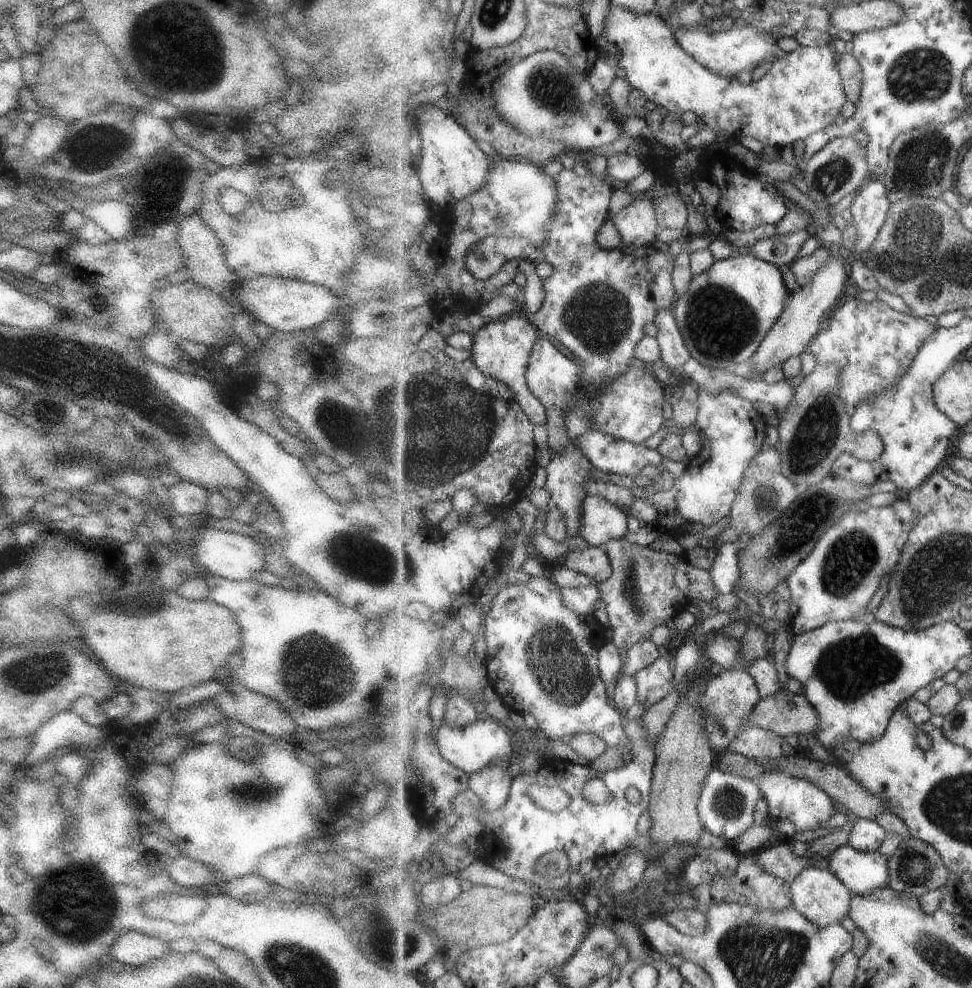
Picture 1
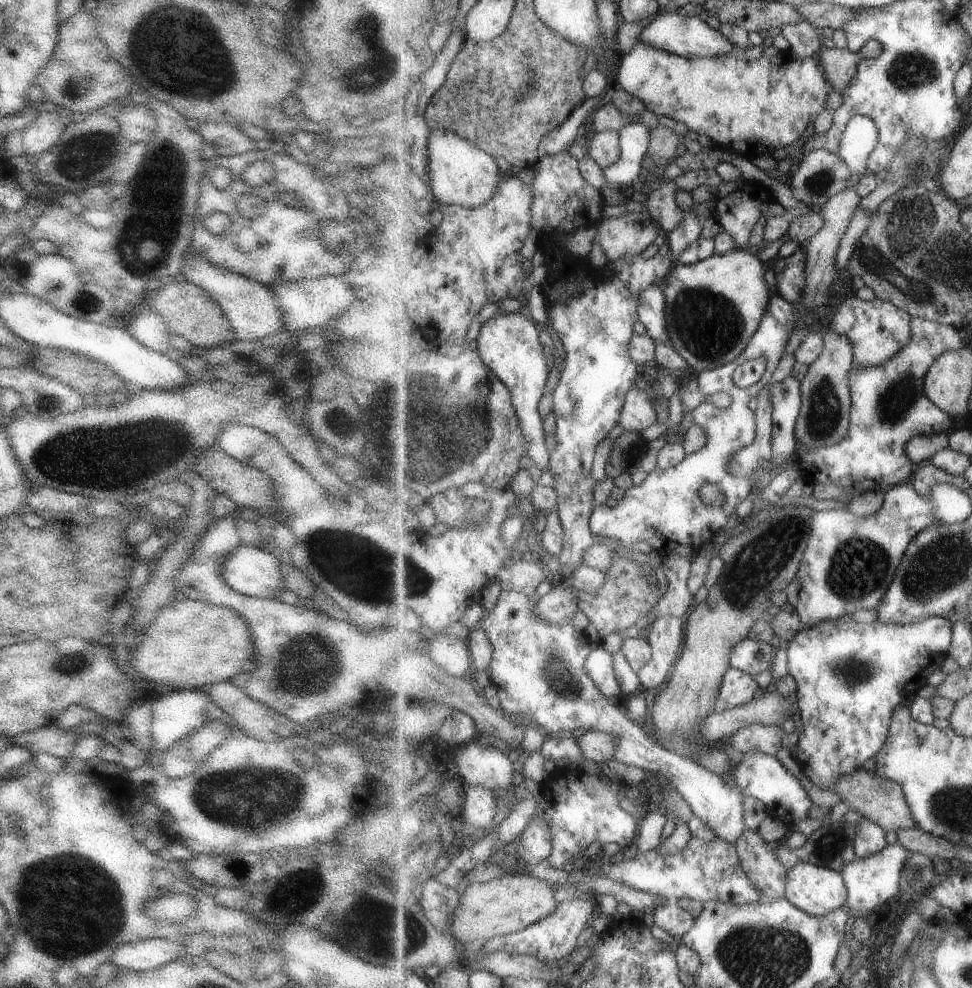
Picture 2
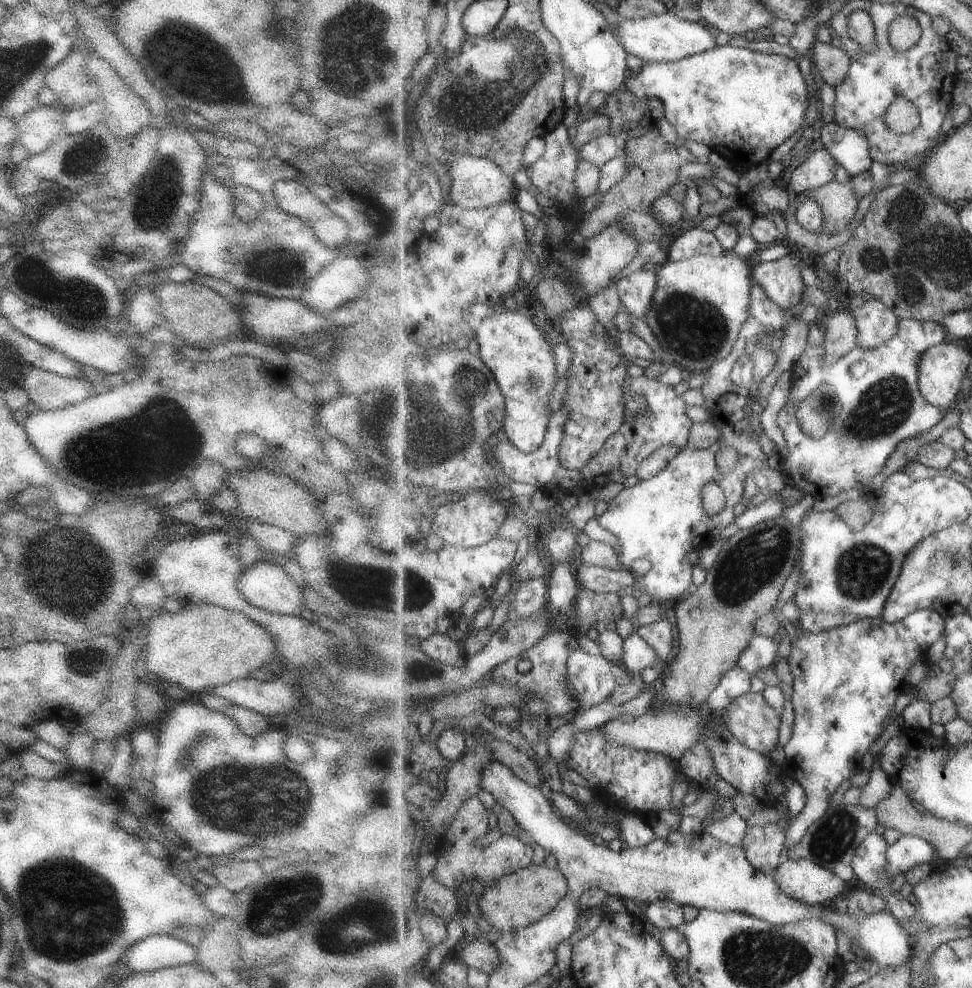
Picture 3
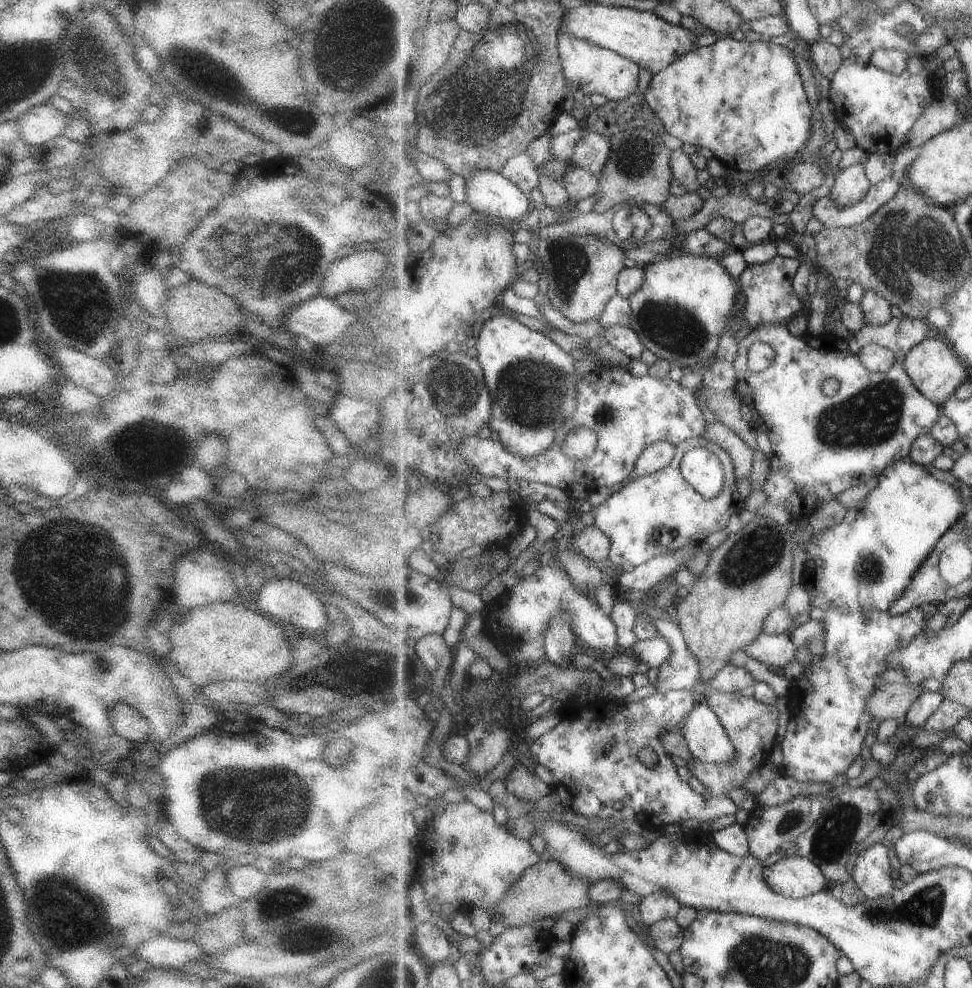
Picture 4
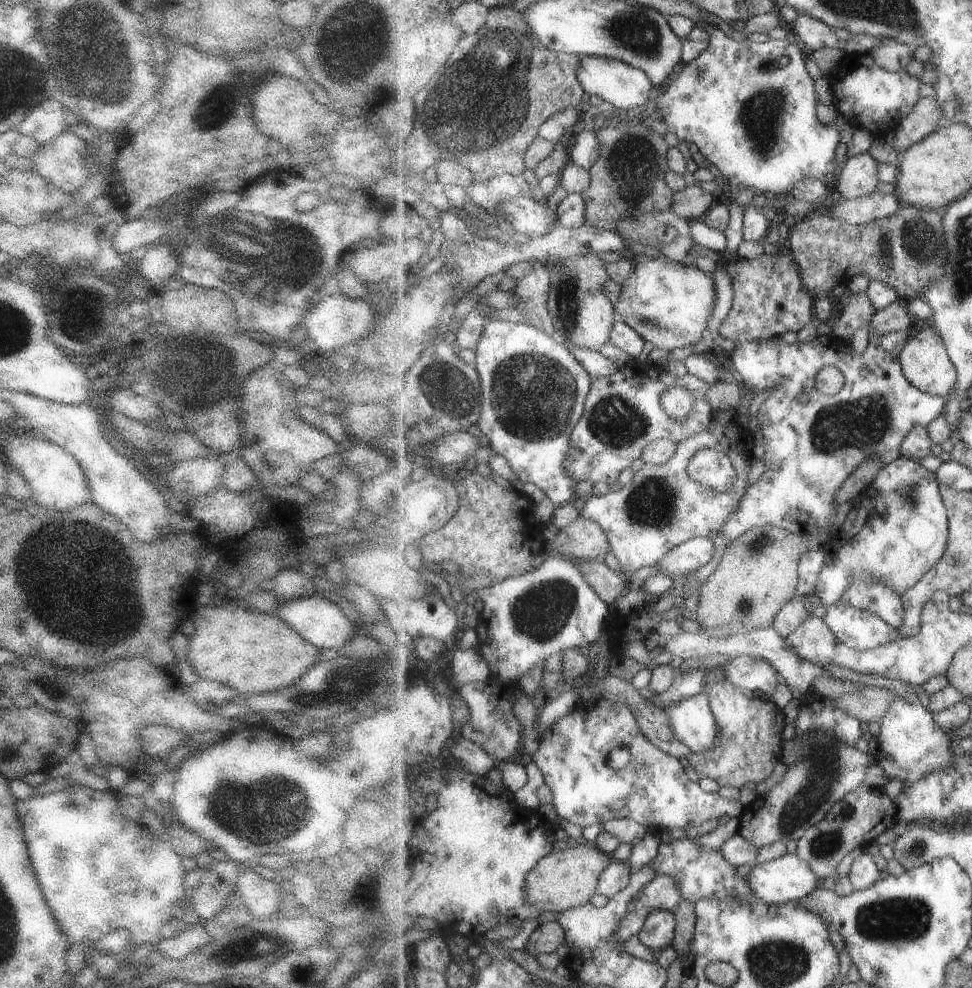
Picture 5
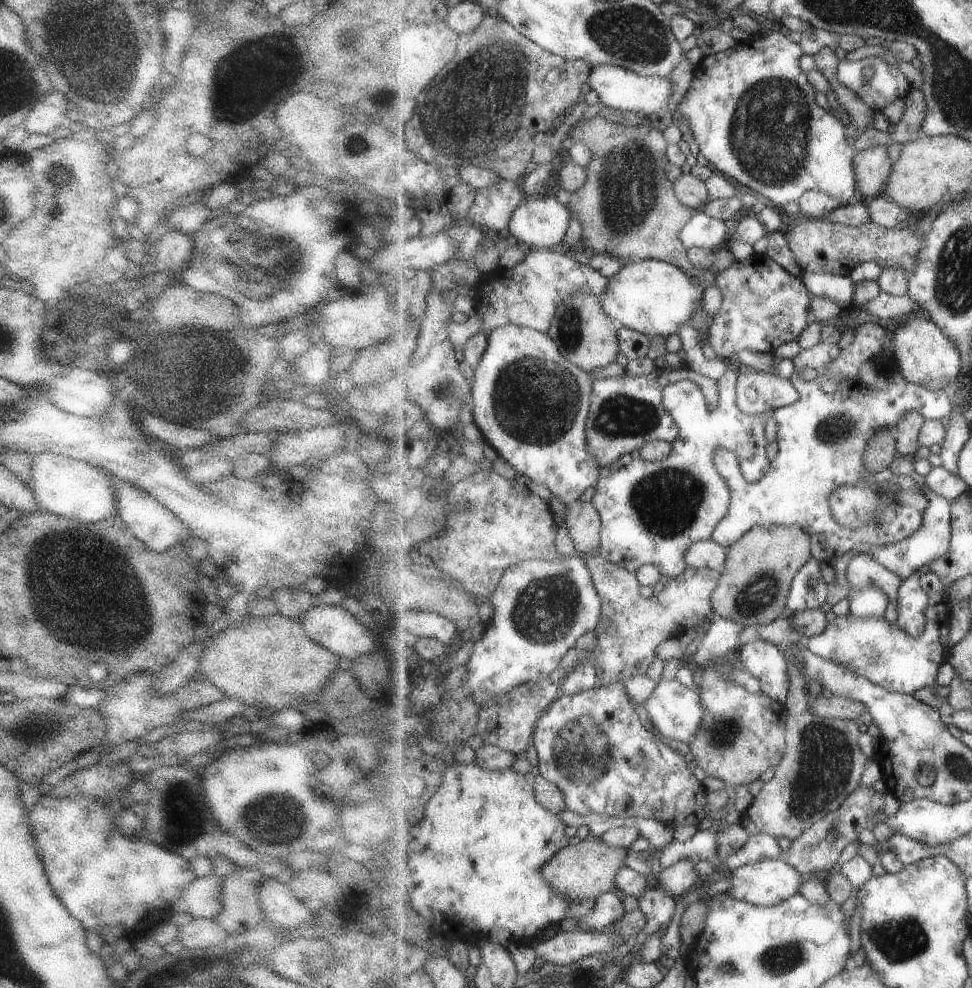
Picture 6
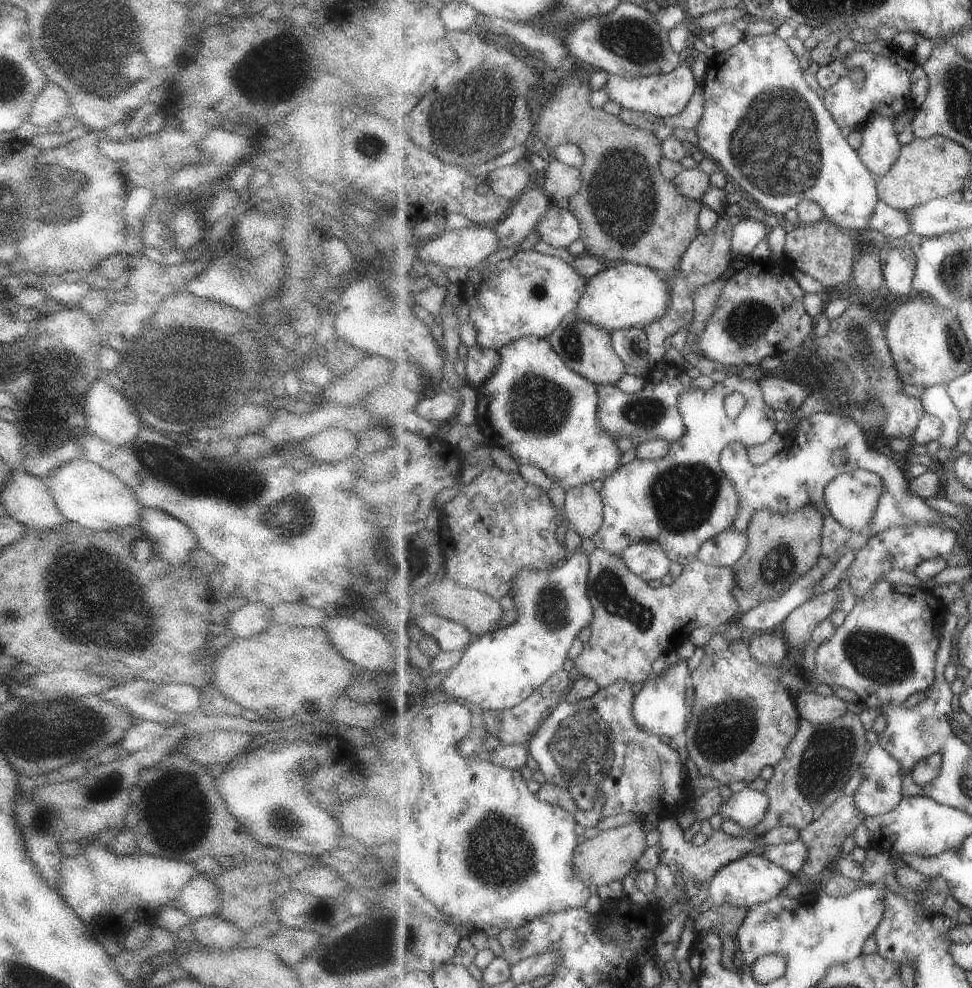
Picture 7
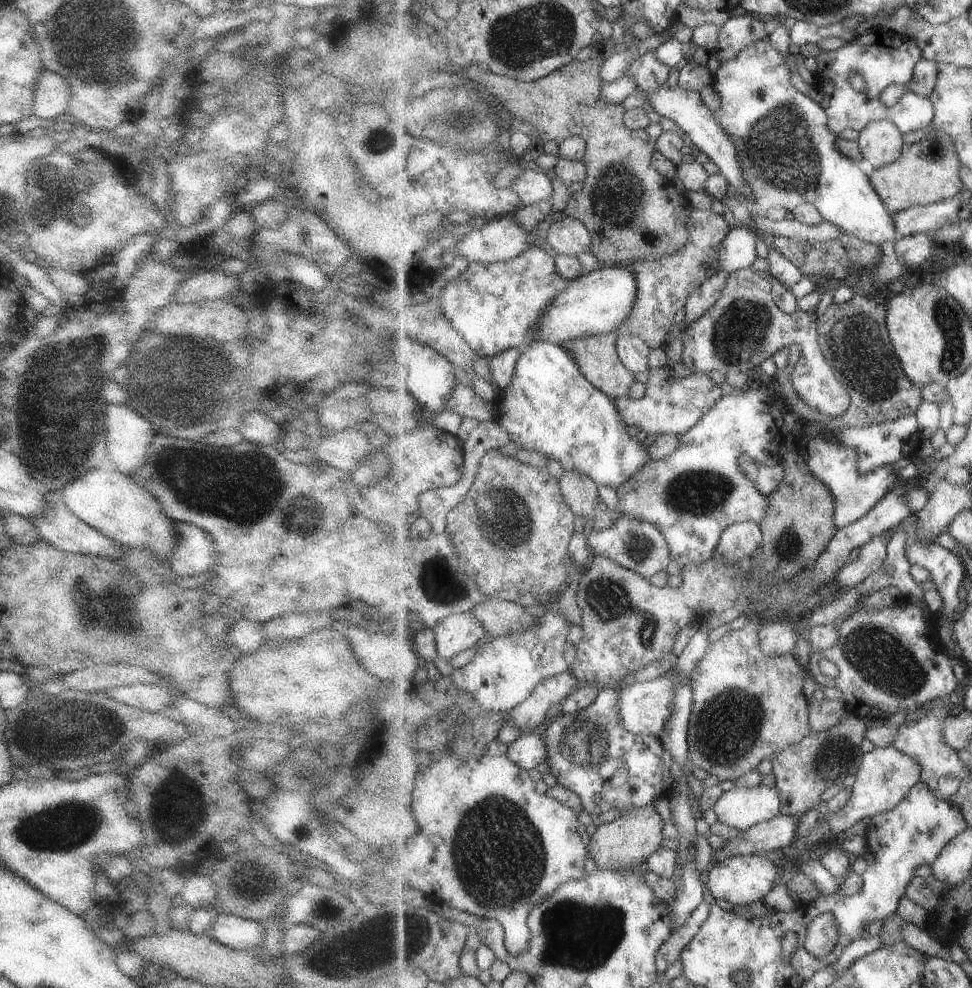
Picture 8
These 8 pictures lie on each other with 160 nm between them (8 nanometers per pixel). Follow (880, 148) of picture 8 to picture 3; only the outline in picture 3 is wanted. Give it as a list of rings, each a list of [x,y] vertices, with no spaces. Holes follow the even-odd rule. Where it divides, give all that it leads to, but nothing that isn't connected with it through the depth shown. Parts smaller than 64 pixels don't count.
[[[854,178],[841,184],[835,180],[811,192],[811,195],[822,208],[824,223],[821,231],[830,235],[839,234],[849,226],[859,208],[859,197],[852,187]]]

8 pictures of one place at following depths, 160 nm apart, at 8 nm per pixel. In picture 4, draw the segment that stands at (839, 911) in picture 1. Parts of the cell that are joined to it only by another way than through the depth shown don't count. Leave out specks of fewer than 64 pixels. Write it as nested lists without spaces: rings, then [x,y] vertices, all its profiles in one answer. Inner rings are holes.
[[[798,855],[784,856],[765,867],[764,878],[777,894],[793,899],[809,897],[831,886],[816,863]]]

